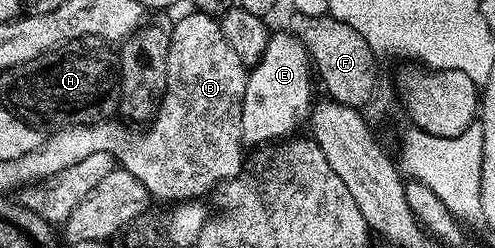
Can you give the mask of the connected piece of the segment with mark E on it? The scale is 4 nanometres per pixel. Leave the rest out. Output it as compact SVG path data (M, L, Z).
M289 31L271 32L268 47L264 47L265 61L258 66L247 89L245 132L250 147L261 147L275 141L293 138L298 129L307 124L310 110L316 104L316 73L304 43Z

